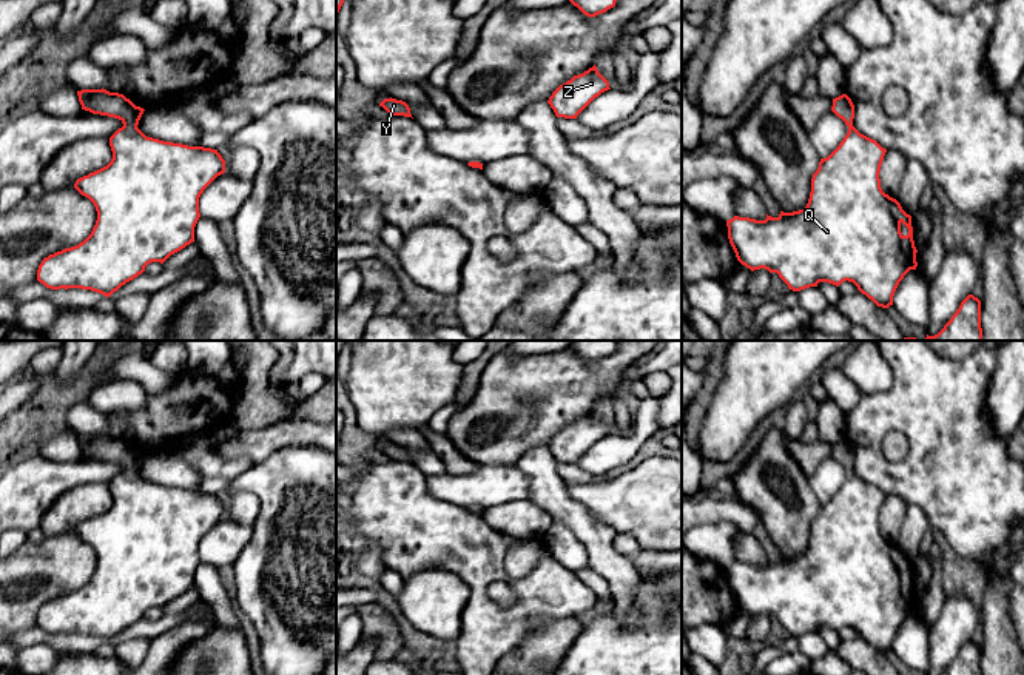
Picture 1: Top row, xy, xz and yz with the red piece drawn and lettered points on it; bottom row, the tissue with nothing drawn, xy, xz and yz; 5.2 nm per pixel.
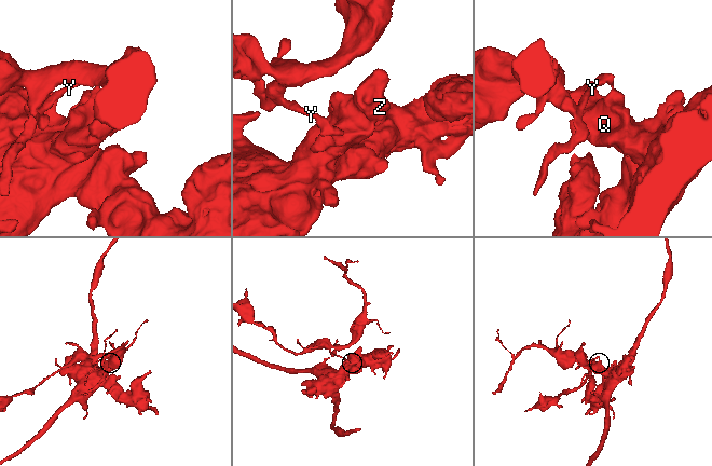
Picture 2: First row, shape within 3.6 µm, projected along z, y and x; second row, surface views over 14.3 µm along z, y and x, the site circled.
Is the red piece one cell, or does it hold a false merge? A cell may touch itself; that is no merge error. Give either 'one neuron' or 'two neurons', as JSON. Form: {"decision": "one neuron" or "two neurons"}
{"decision": "two neurons"}

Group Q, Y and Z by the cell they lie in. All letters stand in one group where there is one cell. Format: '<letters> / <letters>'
Q Z / Y

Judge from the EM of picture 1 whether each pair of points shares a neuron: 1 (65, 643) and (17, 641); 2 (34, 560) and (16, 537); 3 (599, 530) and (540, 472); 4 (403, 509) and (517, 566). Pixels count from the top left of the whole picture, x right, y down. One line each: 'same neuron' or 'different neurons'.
1: same neuron
2: different neurons
3: same neuron
4: different neurons

